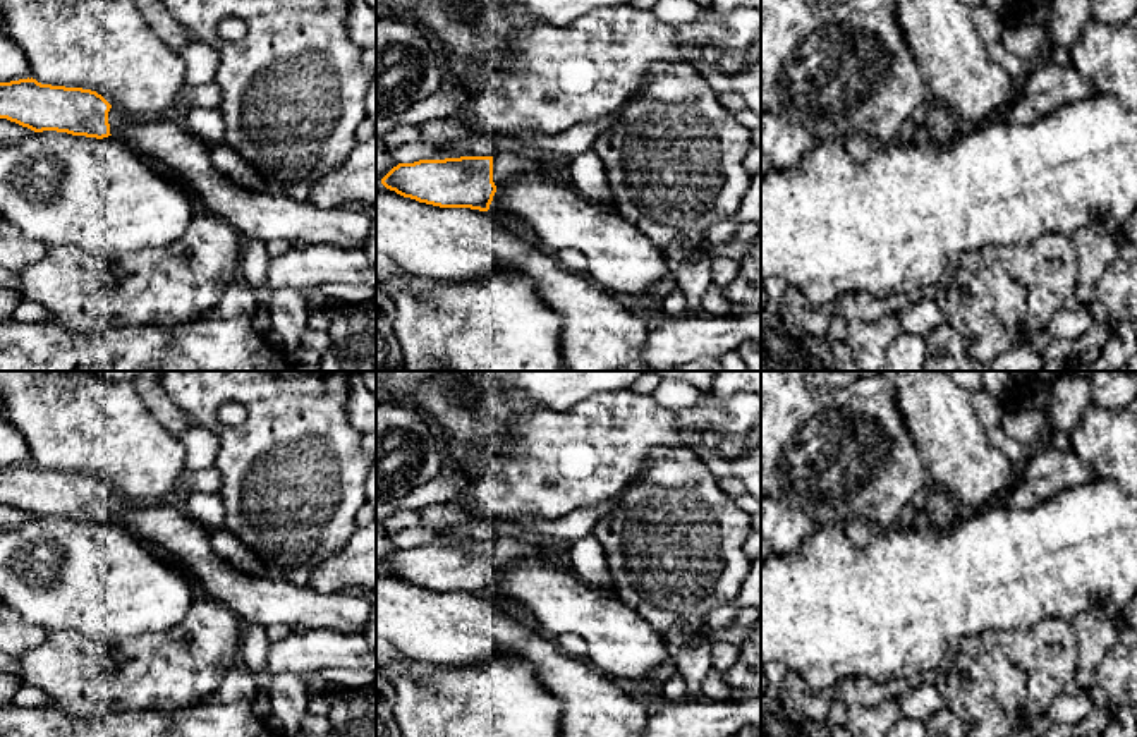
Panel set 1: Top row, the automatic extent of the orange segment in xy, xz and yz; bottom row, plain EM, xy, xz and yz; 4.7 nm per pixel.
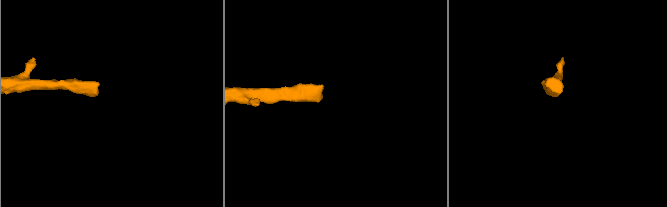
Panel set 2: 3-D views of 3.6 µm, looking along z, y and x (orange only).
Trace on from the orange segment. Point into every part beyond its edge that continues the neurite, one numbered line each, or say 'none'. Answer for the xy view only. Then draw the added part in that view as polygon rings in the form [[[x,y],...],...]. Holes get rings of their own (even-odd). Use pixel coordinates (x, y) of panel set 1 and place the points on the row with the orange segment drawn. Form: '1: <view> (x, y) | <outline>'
1: xy (167, 143) | [[[119,107],[108,112],[110,134],[122,139],[151,163],[179,179],[203,203],[203,208],[223,218],[244,241],[270,242],[285,239],[292,244],[330,244],[340,249],[364,249],[371,218],[347,210],[323,210],[309,201],[273,196],[266,191],[252,192],[222,175],[211,161],[210,144],[191,132],[180,117],[139,120]]]

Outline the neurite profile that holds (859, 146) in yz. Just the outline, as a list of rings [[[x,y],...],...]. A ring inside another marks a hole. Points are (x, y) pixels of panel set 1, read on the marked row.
[[[854,134],[845,139],[845,149],[855,163],[866,163],[873,148],[873,139],[862,134]]]

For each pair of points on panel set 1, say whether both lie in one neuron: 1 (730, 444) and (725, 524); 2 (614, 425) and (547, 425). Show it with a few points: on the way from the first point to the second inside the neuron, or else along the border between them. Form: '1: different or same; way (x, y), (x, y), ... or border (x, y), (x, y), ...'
1: different; border (689, 449), (717, 478)
2: same; way (596, 425), (564, 425)

